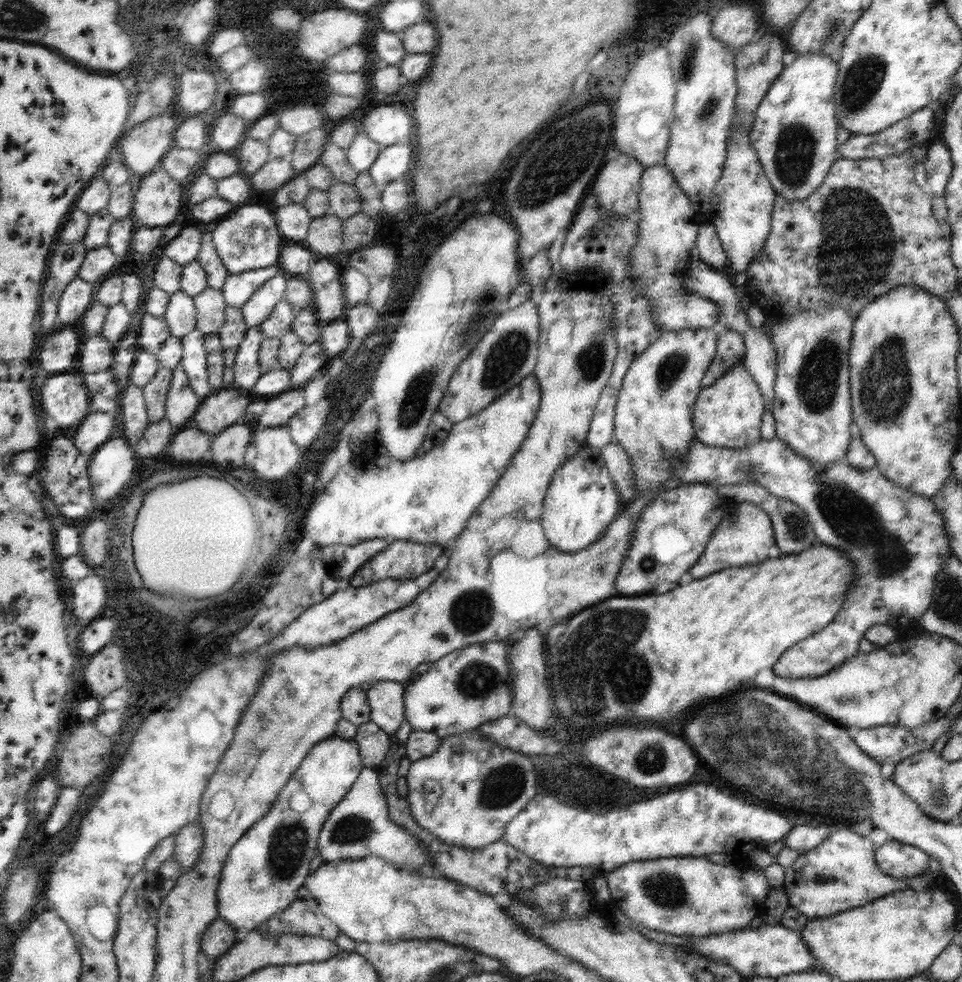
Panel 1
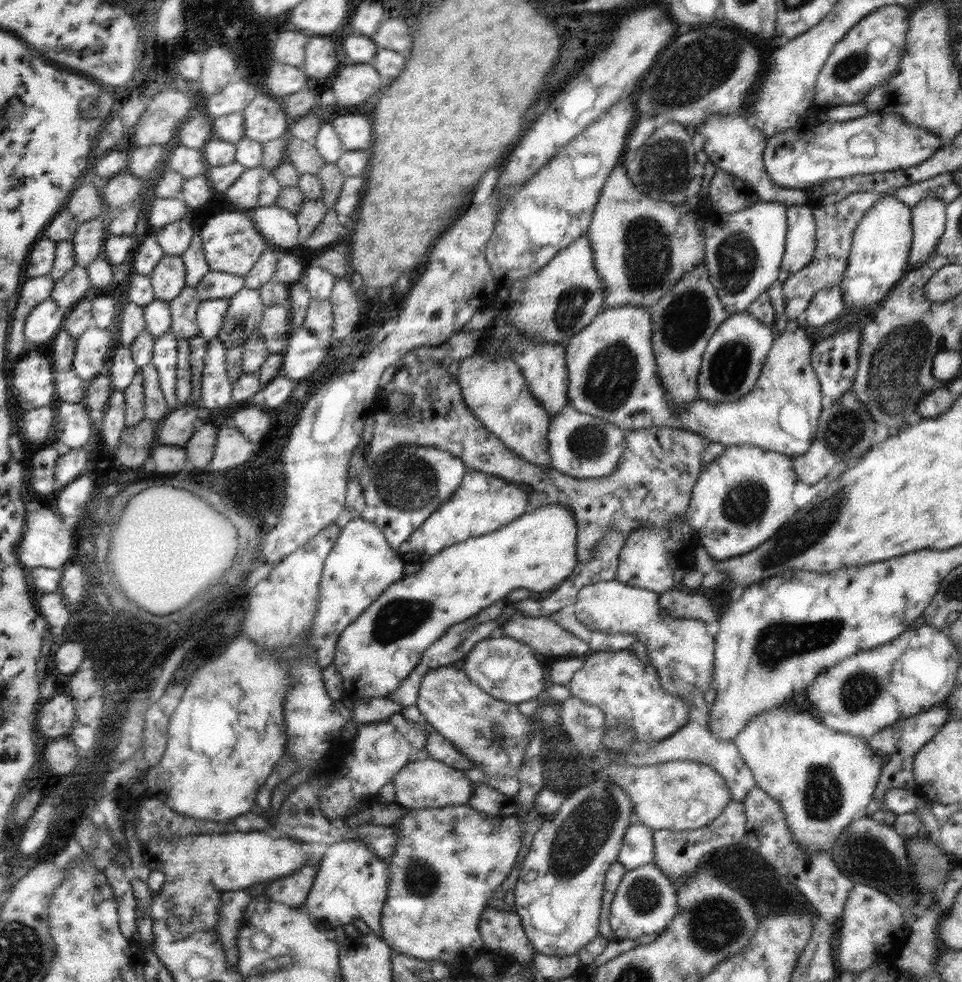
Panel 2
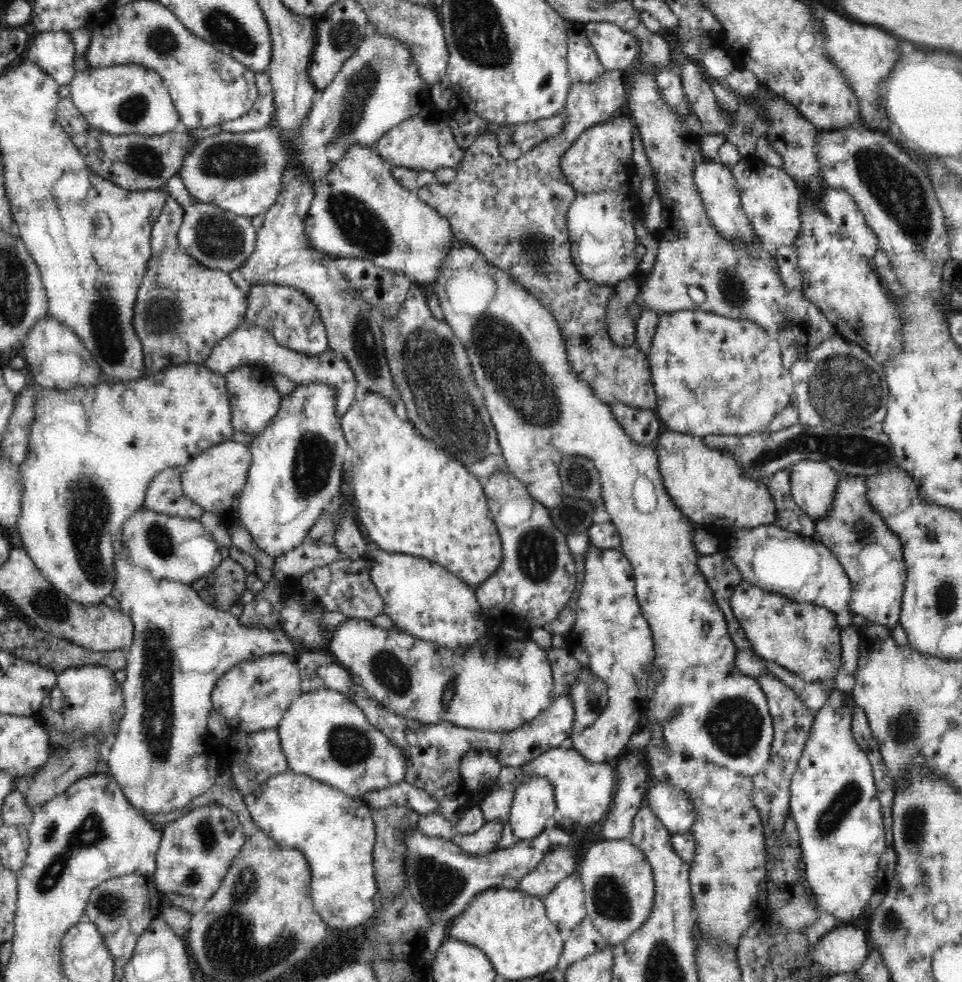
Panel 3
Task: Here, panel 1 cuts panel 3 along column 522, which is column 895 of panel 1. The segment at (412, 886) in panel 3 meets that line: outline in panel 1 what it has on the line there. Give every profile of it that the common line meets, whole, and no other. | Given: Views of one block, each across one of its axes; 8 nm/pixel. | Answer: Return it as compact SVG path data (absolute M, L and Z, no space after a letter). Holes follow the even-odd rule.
M892 839L874 851L876 864L888 876L903 879L930 872L930 857L916 846Z

